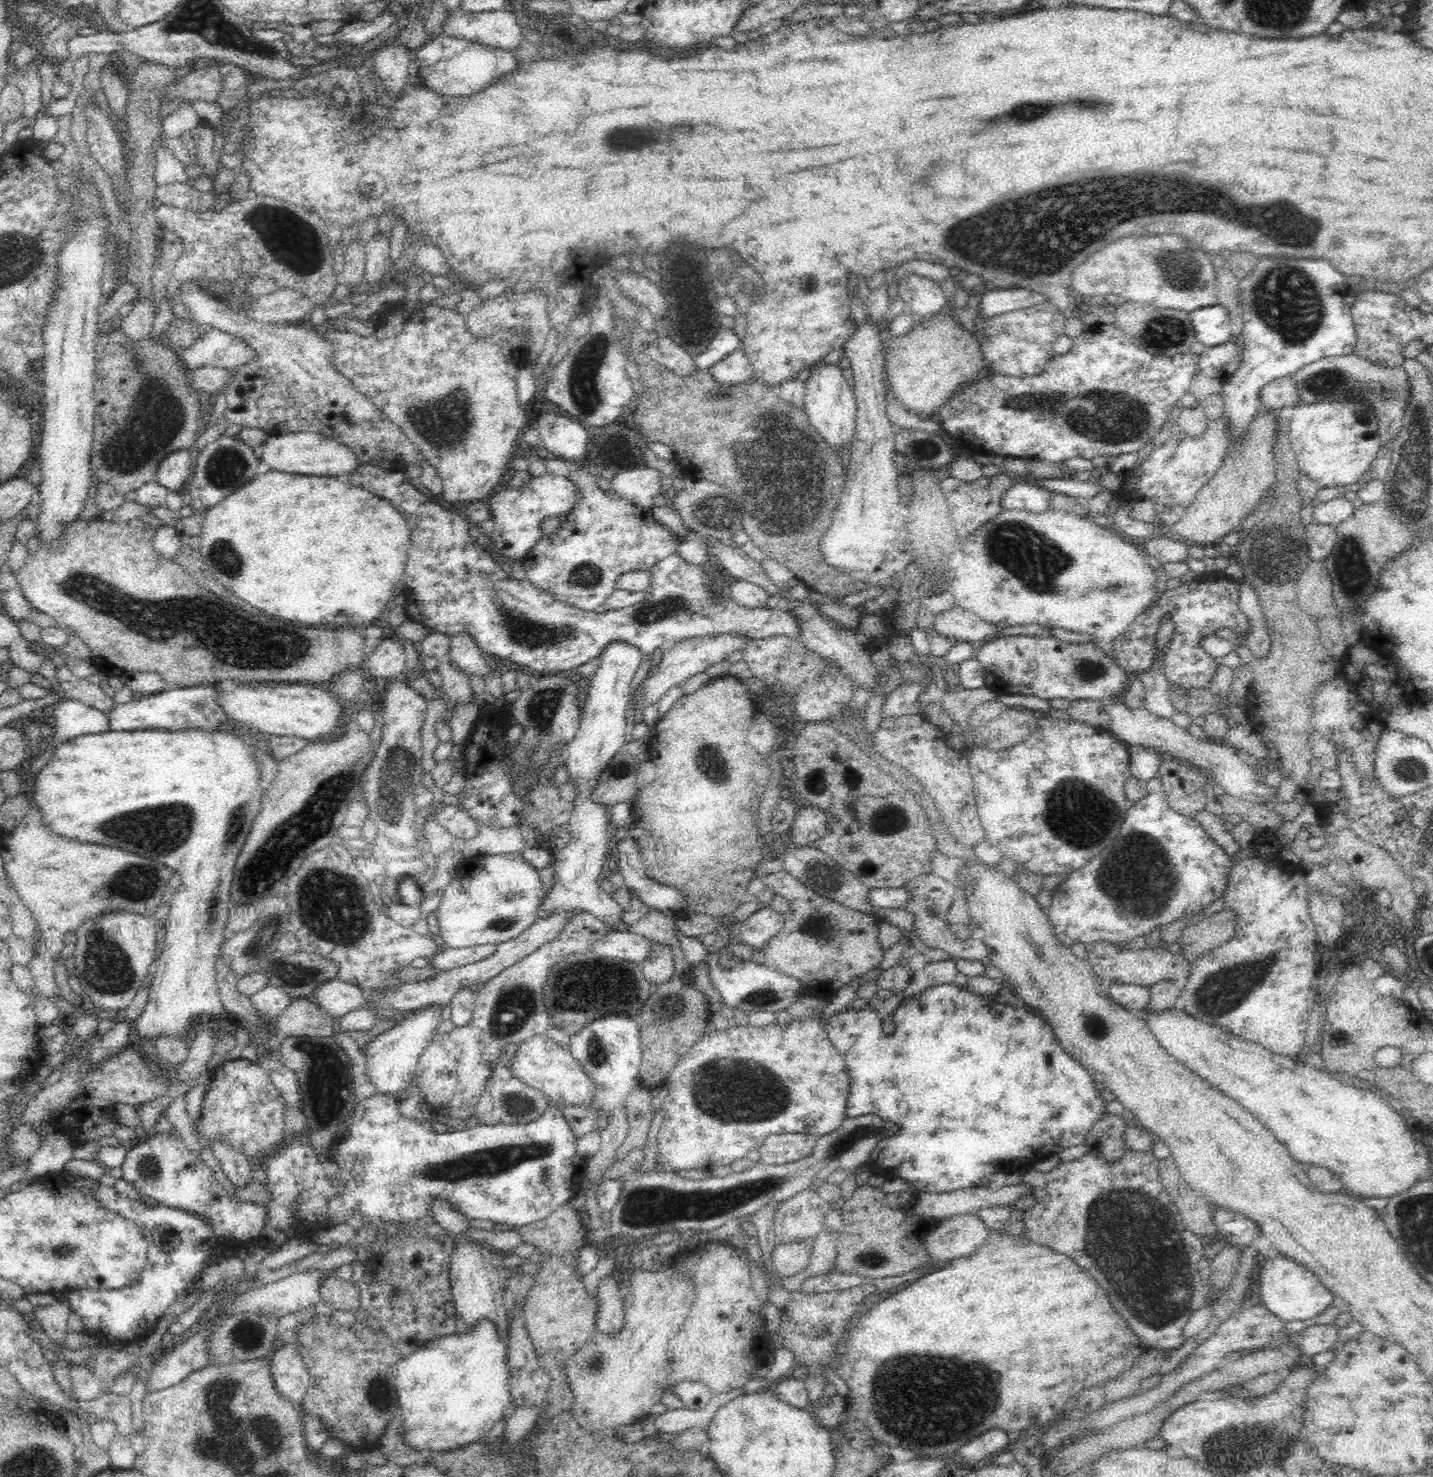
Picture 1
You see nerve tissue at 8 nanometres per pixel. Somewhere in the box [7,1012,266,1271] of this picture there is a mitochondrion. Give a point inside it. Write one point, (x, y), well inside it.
(150, 1169)

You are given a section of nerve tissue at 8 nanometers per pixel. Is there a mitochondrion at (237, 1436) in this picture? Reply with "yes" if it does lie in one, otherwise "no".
yes

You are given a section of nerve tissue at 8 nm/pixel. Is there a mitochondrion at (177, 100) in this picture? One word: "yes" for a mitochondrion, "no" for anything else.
no

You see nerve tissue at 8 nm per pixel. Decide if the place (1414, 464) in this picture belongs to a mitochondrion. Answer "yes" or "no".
yes

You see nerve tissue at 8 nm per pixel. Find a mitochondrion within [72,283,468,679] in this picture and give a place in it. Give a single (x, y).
(158, 423)

